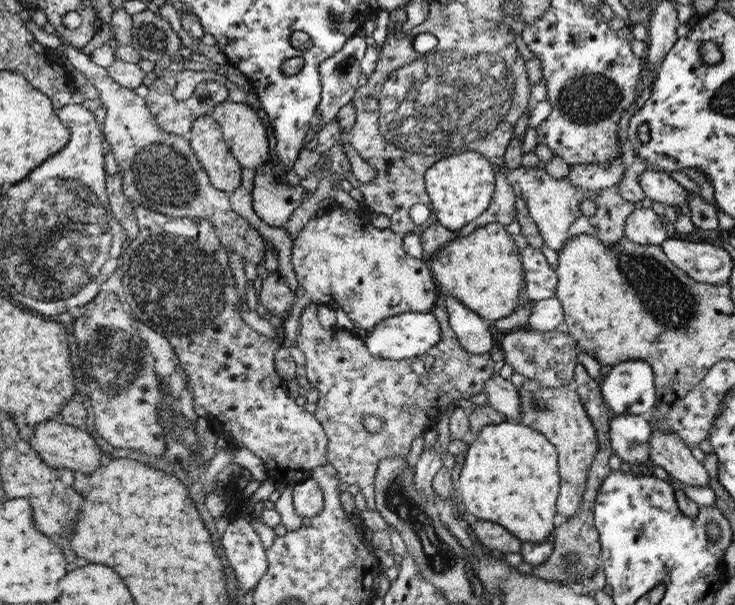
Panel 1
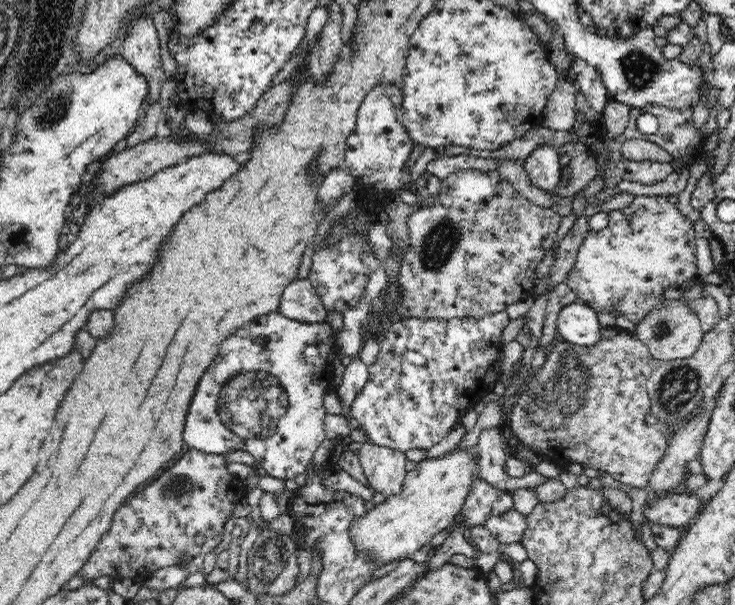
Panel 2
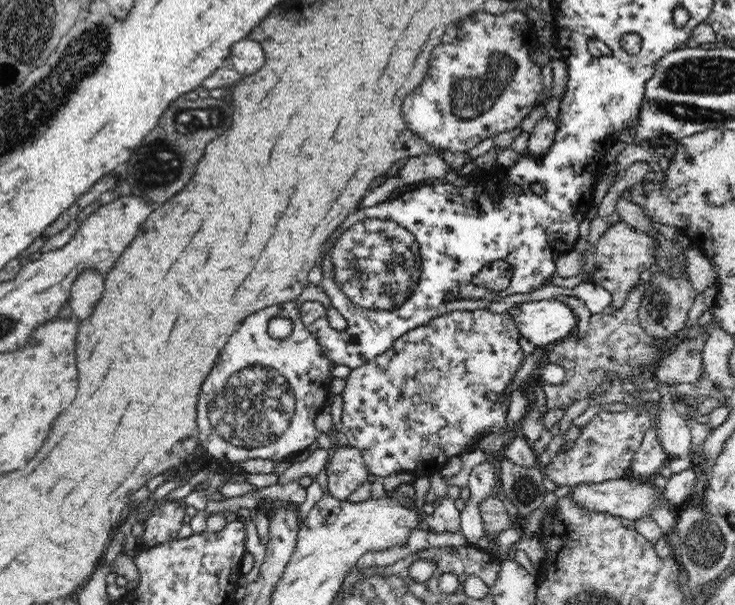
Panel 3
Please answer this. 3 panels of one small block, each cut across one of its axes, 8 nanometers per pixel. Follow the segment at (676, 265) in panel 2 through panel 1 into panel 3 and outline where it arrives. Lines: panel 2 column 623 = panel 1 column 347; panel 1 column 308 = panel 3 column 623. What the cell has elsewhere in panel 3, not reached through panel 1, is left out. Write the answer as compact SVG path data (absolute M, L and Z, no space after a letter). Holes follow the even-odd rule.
M624 222L608 226L596 244L595 269L590 280L596 285L610 291L611 305L618 309L627 299L630 288L638 282L640 274L655 263L656 237L630 227Z

